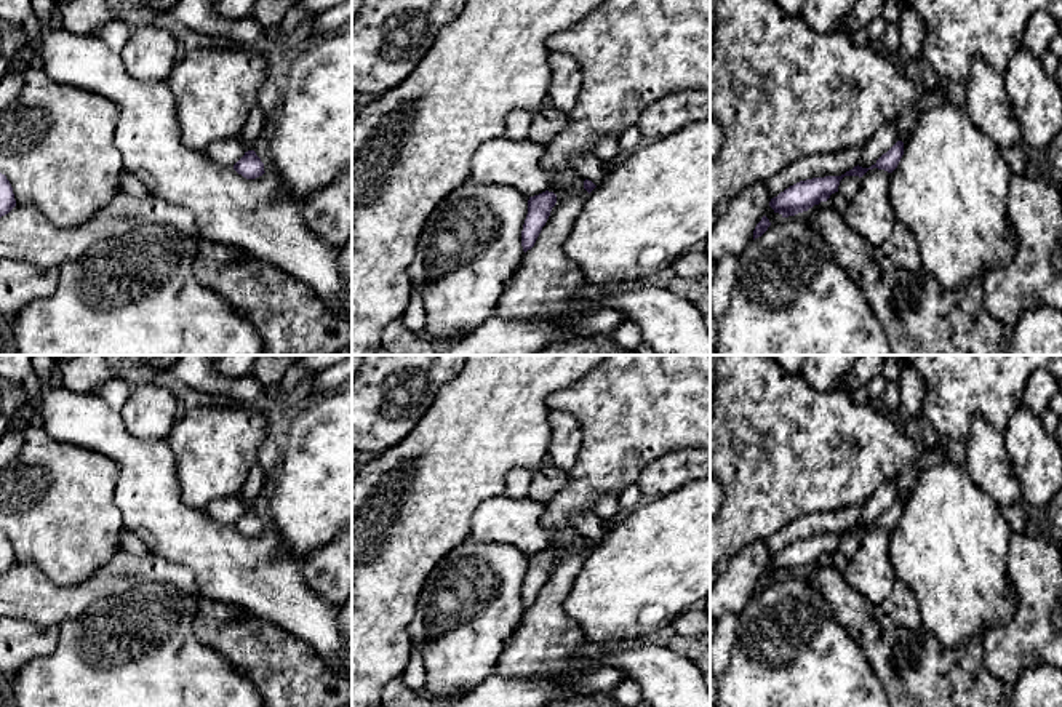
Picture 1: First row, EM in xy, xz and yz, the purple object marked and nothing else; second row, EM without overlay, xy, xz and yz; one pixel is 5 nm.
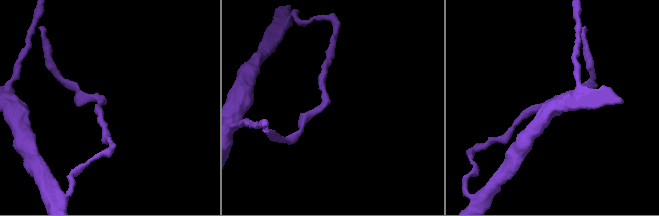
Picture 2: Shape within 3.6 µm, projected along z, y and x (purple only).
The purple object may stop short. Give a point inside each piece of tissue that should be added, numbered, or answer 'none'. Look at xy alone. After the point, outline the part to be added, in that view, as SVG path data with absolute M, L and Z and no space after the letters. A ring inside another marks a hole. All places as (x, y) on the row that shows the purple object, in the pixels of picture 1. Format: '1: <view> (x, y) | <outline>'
none

